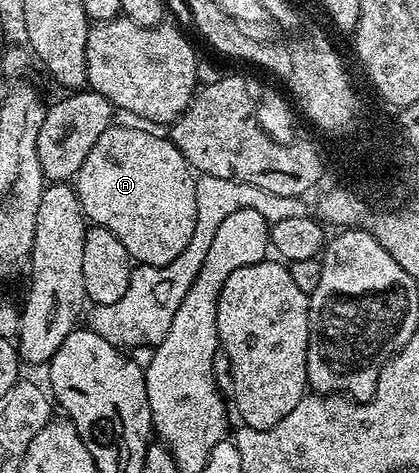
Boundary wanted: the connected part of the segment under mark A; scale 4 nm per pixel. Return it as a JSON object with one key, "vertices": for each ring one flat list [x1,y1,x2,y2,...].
{"vertices":[[110,126,106,129,106,133,102,133,102,137,98,137,98,141,94,141,94,149,90,149,86,161,82,161,82,169,76,174,74,186,84,210,85,220,89,224,104,227,110,233,114,233,114,237,118,237,118,241,122,241,122,245,126,245,126,253,132,256,137,264,145,267,170,265,170,261,174,261,174,257,178,257,178,253,182,253,182,249,186,249,186,245,194,233,194,225,196,224,196,179,192,168,186,161,186,157,182,157,182,153,174,146,171,138,164,136,163,139,162,136,155,135,152,131,143,131,140,127]]}

